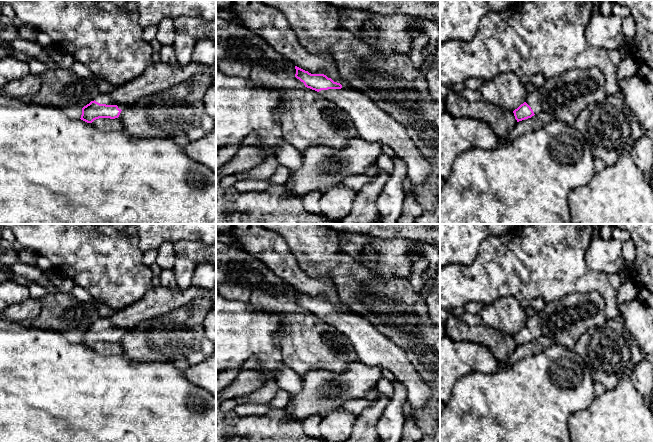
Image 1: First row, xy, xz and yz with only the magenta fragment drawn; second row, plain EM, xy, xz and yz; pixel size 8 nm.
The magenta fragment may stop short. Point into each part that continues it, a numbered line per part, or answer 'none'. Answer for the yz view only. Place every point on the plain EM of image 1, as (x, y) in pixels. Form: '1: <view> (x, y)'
1: yz (533, 324)

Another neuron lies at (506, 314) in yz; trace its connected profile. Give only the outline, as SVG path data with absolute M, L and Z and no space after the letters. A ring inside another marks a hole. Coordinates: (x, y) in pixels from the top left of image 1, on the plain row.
M507 296L484 305L476 314L465 312L460 319L468 325L489 325L499 331L514 335L526 326L528 316L524 308L513 297Z

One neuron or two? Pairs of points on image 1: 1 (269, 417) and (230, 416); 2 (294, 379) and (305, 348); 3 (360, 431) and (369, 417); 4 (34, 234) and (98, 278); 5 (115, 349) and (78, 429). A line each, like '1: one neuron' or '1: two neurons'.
1: one neuron
2: two neurons
3: one neuron
4: one neuron
5: two neurons

